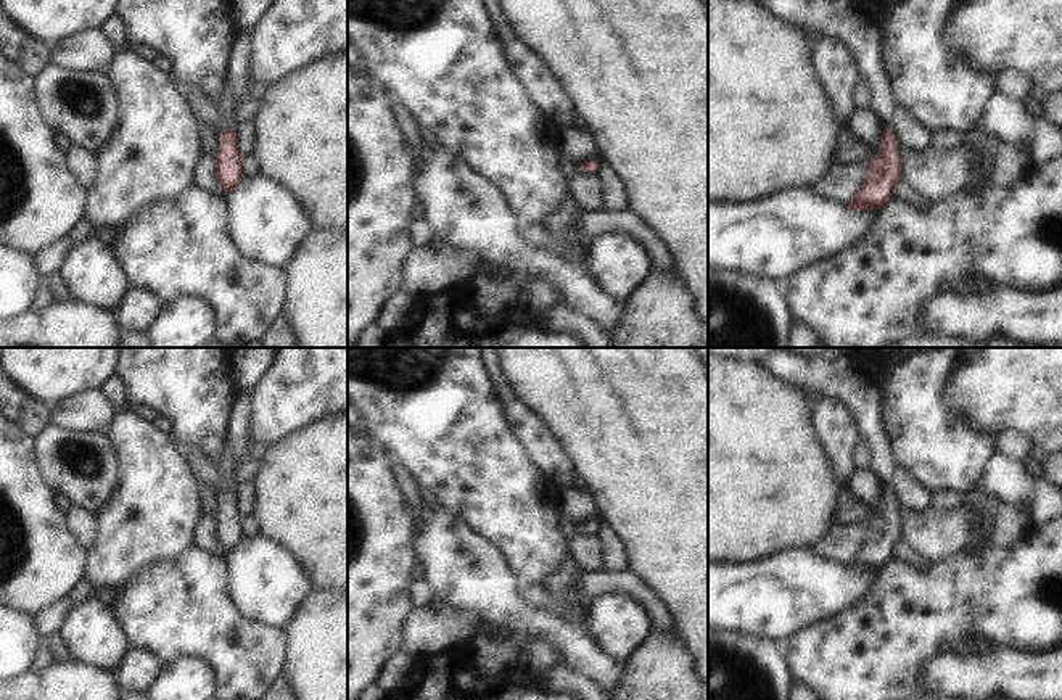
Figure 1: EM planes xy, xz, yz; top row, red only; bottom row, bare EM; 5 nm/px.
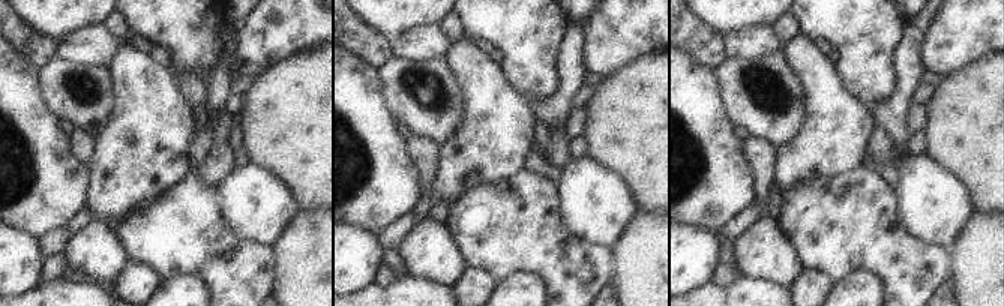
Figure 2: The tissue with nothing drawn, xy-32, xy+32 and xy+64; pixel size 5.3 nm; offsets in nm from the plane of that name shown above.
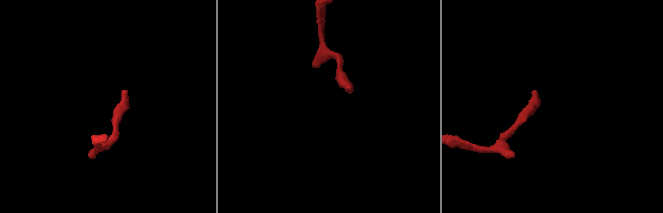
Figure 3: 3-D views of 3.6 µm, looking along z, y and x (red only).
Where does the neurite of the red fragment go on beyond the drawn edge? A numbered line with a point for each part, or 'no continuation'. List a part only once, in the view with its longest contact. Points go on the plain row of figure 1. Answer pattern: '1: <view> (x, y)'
no continuation

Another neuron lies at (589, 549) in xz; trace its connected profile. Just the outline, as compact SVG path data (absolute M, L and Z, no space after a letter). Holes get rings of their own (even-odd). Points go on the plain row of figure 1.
M581 531L570 542L571 555L587 573L607 570L607 544L597 533Z

